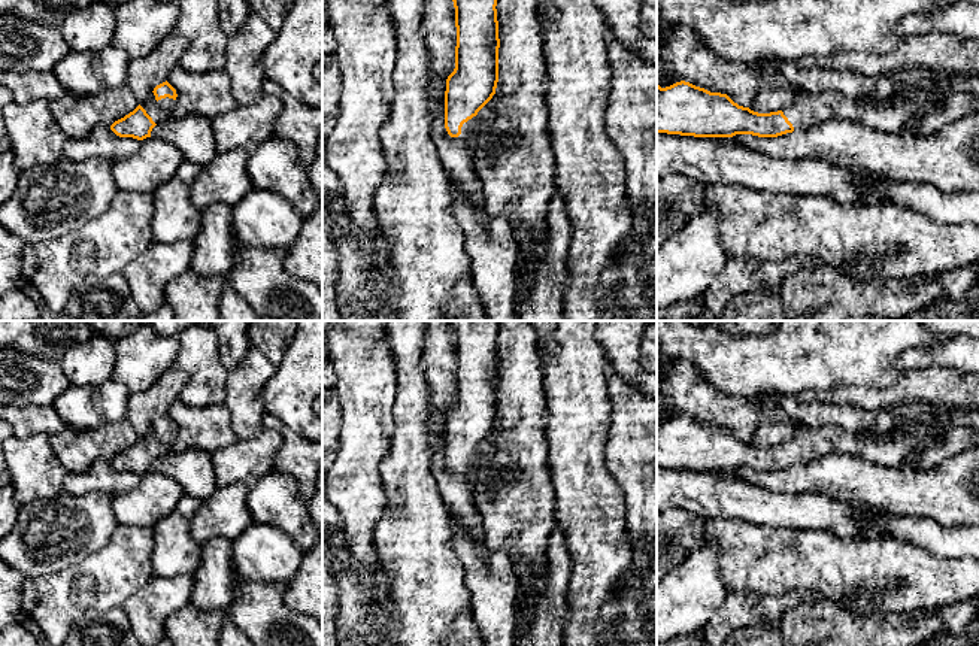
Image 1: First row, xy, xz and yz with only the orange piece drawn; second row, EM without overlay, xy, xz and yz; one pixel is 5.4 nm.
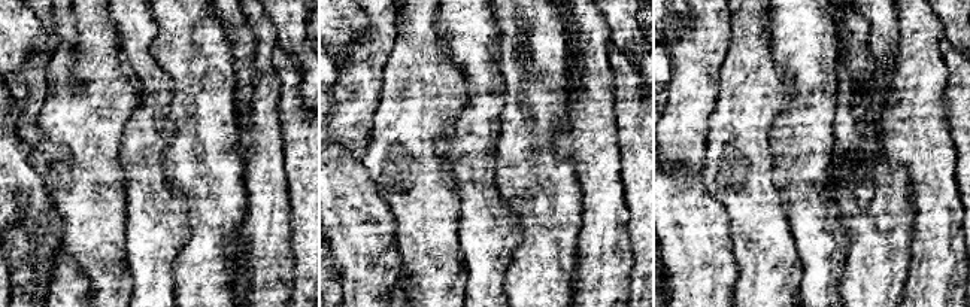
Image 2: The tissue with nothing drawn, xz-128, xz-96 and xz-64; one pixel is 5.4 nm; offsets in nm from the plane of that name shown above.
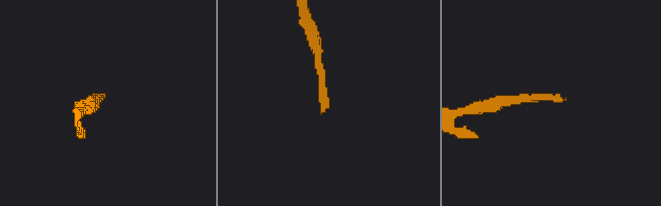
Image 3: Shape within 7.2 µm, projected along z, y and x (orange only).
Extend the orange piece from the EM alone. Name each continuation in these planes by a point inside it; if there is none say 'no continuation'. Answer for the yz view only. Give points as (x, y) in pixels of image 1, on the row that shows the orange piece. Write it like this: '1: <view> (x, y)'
1: yz (903, 109)

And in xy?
1: xy (161, 111)

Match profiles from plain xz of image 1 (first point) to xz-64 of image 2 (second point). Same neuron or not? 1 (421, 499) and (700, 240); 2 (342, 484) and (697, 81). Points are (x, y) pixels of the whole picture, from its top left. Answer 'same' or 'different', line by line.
1: different
2: same

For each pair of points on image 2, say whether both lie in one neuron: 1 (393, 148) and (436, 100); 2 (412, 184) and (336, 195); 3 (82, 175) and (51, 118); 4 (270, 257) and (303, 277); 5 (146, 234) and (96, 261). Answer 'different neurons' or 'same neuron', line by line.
1: same neuron
2: different neurons
3: same neuron
4: different neurons
5: different neurons

